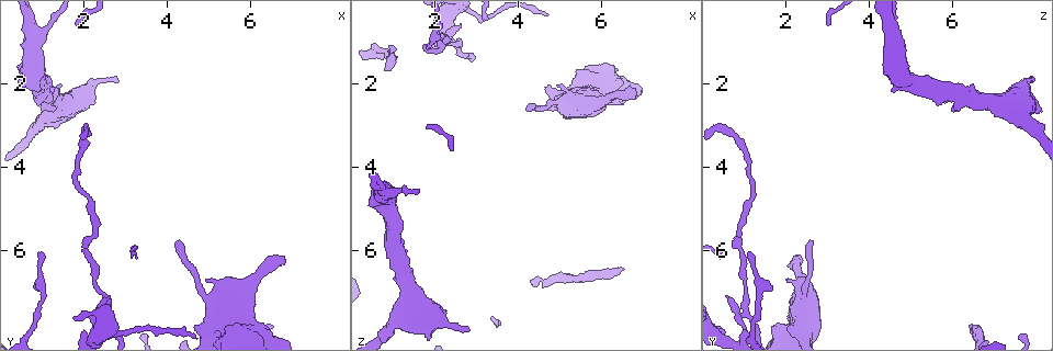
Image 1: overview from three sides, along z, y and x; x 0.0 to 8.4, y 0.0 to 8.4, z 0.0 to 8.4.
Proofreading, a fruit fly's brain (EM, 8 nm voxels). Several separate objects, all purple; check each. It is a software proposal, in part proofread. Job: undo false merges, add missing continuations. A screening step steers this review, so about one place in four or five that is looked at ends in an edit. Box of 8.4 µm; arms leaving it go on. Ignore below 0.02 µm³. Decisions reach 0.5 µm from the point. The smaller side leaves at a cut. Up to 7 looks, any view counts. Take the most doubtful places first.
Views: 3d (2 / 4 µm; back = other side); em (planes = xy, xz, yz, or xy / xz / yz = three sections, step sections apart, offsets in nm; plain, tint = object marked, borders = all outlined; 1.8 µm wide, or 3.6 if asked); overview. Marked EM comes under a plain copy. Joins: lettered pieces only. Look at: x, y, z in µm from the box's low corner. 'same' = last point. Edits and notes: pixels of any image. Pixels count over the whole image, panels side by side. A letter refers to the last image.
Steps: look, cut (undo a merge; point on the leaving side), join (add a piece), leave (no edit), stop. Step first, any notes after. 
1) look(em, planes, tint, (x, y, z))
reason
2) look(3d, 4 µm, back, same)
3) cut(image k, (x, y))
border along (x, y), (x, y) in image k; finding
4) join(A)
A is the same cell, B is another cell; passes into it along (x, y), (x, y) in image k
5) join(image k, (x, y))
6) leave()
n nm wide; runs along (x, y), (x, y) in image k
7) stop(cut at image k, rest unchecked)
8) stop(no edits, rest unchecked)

look(3d, 4 µm, (6.90, 6.25, 2.20))
branch stops here

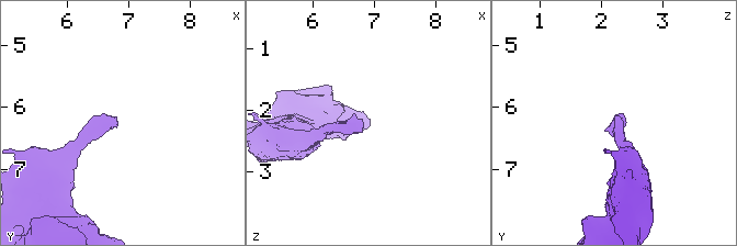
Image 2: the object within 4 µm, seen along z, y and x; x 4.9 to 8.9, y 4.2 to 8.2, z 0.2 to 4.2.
look(em, yz, step 8, borders, (6.85, 6.25, 2.25))
now the EM

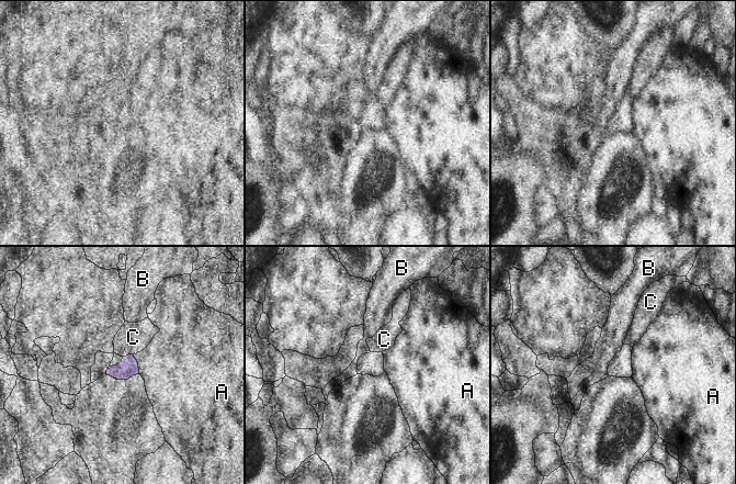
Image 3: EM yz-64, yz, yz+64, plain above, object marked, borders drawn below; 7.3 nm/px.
look(em, planes, borders, same)
another direction

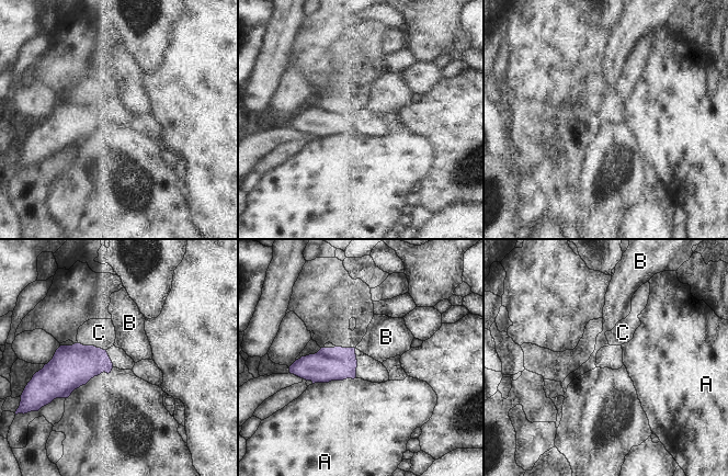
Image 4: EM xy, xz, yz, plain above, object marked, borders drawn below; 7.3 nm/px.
join(C)
A touches over 320 nm; C is the same cell, A and B are other cells; passes into it along (71, 366), (91, 346), (99, 332) in image 4; it goes on there

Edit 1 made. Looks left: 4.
look(3d, 4 µm, (6.45, 7.80, 6.35))
an open end

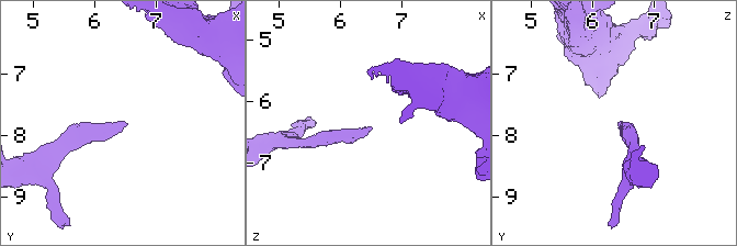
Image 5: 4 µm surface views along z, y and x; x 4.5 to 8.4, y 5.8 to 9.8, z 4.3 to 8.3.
look(em, planes, borders, (6.45, 7.80, 6.40))

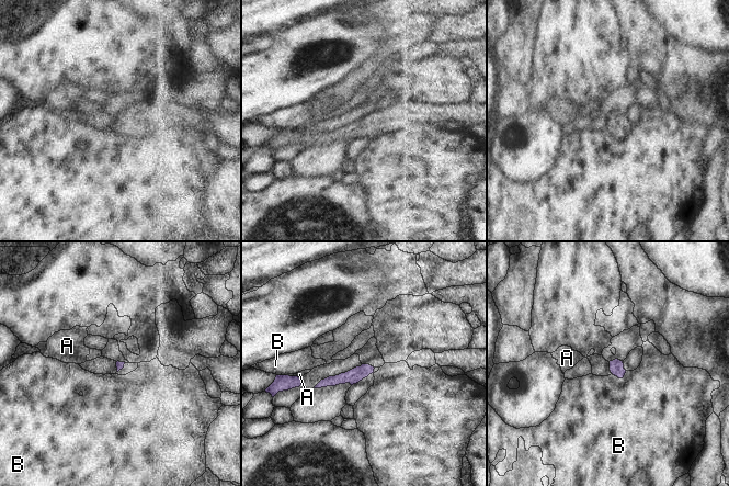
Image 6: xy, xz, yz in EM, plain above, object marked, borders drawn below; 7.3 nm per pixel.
leave()
A and B are other cells; runs along (371, 369), (321, 384) in image 6; none of them fits

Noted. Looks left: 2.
look(em, xz, step 16, tint, (2.90, 1.90, 7.95))
an open end

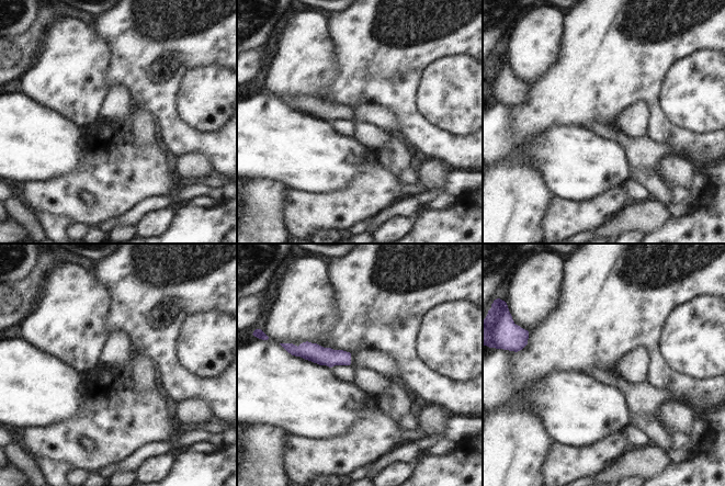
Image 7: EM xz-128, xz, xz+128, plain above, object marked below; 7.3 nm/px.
look(em, xy, step 8, borders, same)

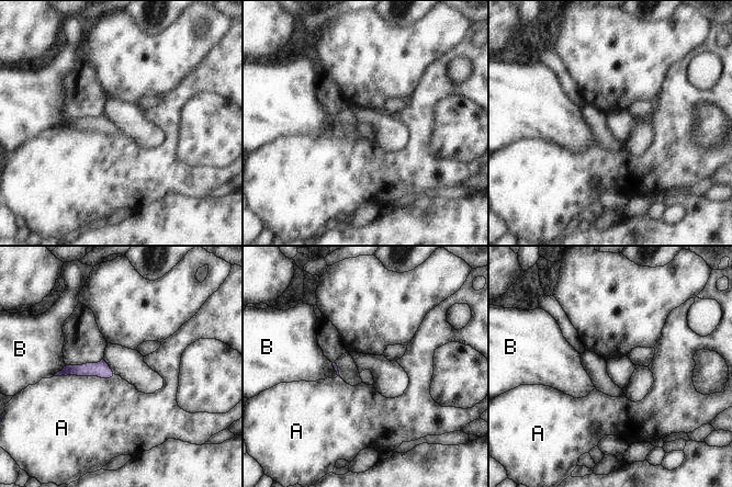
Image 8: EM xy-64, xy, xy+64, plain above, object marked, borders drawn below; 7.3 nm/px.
leave()
A and B are other cells; border along (113, 374), (109, 377), (55, 375) in image 8; none of them fits

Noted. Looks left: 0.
stop(join at image 4, rest unchecked)

